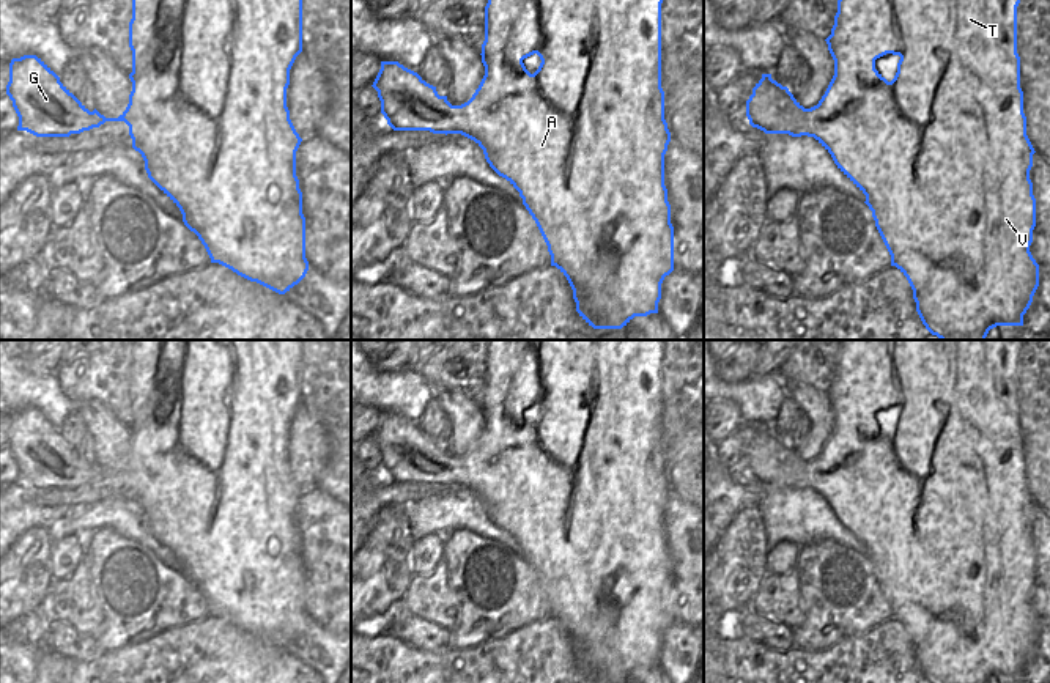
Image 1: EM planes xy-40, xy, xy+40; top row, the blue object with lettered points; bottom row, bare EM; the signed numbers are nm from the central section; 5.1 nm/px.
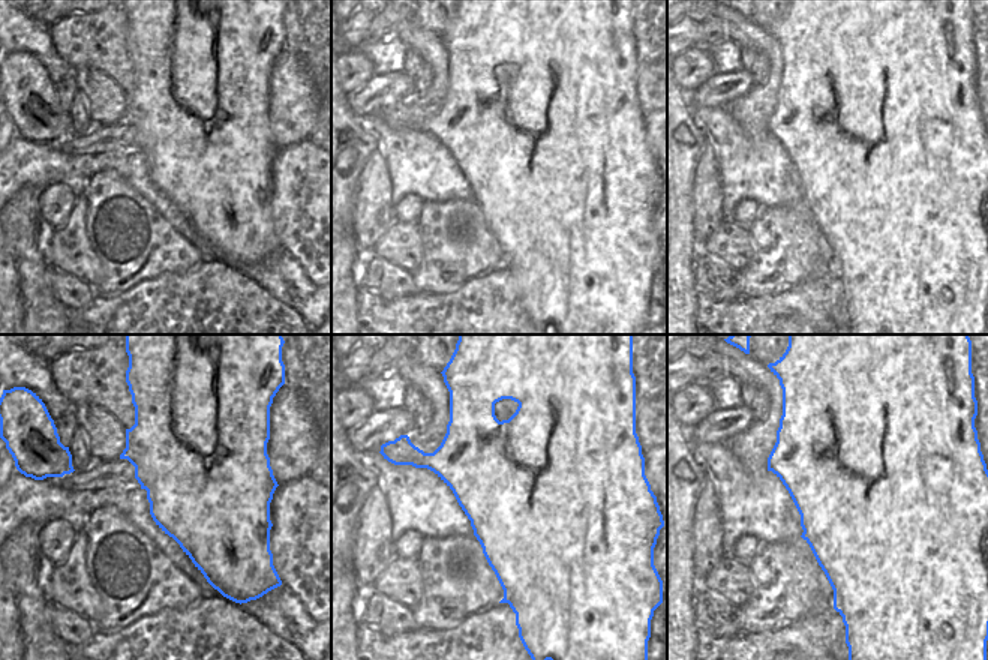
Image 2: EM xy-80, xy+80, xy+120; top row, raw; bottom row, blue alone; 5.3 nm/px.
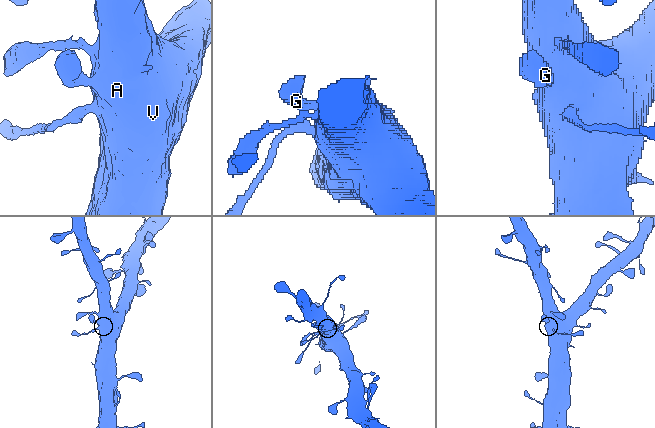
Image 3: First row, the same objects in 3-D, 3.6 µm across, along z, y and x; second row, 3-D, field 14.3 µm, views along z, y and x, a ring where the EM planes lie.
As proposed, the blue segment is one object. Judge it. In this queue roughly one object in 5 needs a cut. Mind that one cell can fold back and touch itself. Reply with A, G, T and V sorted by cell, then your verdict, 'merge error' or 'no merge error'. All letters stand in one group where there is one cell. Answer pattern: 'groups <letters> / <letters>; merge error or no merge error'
groups A G T V; no merge error

